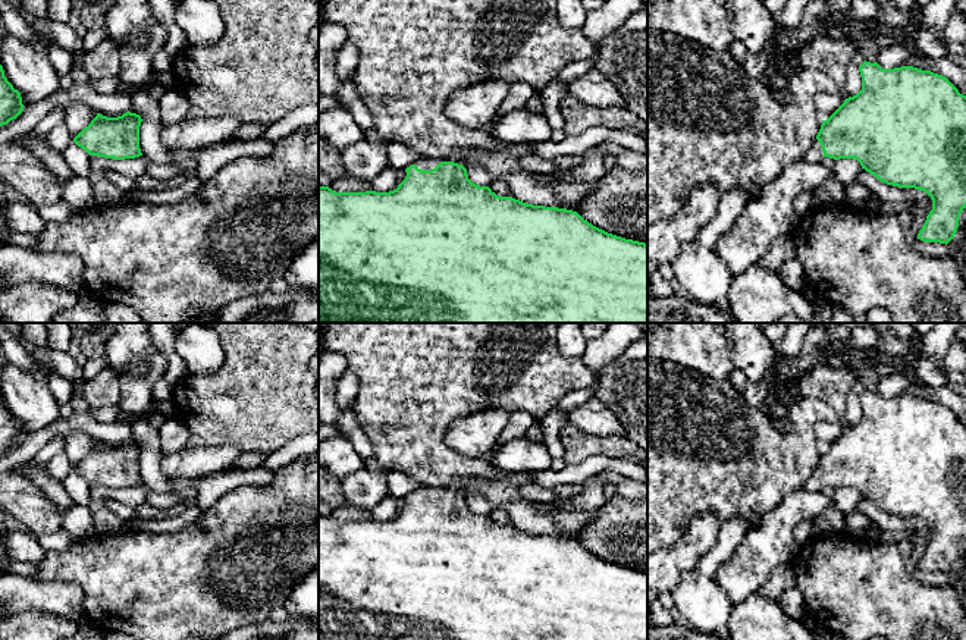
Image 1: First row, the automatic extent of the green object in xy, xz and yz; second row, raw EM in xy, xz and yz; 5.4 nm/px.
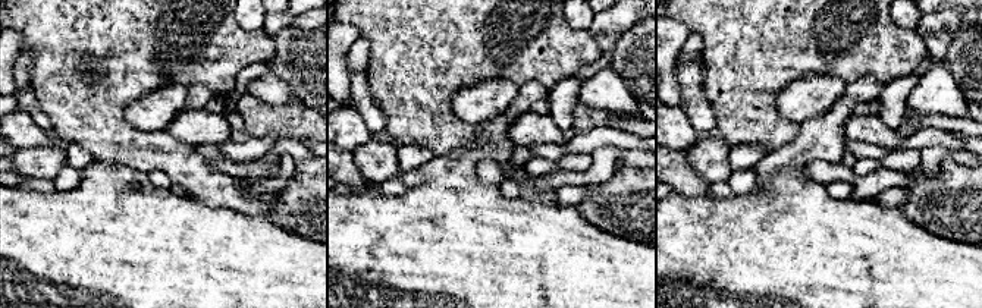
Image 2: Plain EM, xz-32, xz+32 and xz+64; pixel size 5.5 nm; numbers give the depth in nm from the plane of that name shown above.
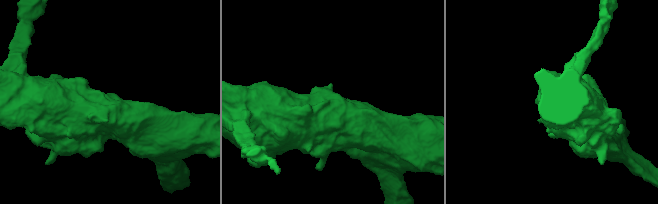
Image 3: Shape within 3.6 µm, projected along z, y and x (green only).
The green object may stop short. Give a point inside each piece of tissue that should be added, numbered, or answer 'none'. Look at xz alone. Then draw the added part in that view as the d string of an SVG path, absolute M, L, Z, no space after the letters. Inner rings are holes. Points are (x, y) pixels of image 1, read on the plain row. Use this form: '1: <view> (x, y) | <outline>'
1: xz (423, 492) | M421 486L420 489L415 490L415 495L421 499L432 499L435 498L436 495L439 493L437 489L435 487L426 487L426 486Z

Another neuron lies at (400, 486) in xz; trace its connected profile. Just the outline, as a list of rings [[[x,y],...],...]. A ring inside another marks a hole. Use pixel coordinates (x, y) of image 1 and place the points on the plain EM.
[[[399,471],[388,473],[388,492],[395,499],[405,499],[411,493],[420,489],[420,483]]]

